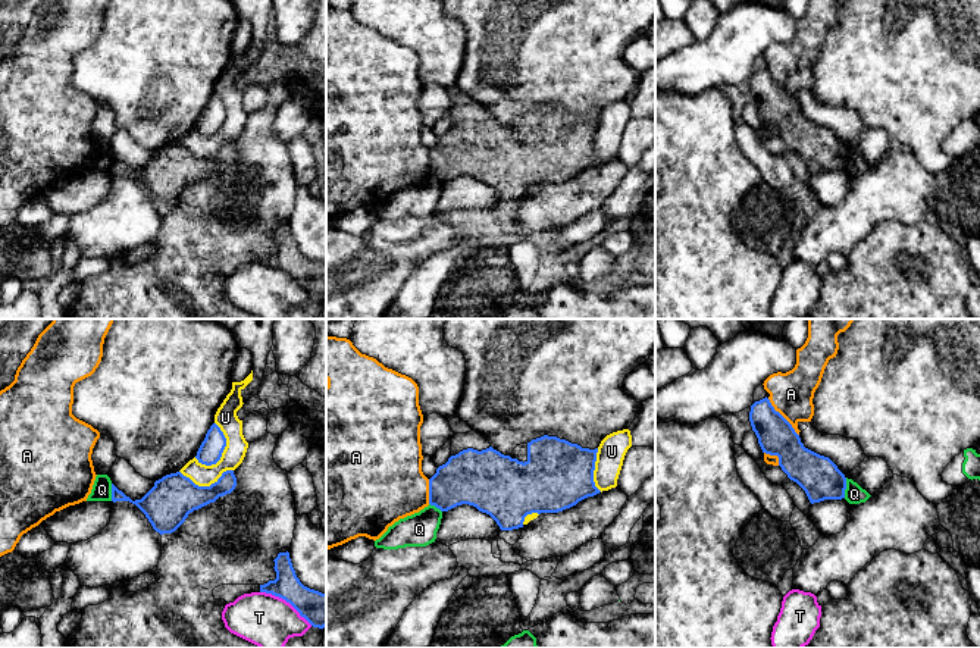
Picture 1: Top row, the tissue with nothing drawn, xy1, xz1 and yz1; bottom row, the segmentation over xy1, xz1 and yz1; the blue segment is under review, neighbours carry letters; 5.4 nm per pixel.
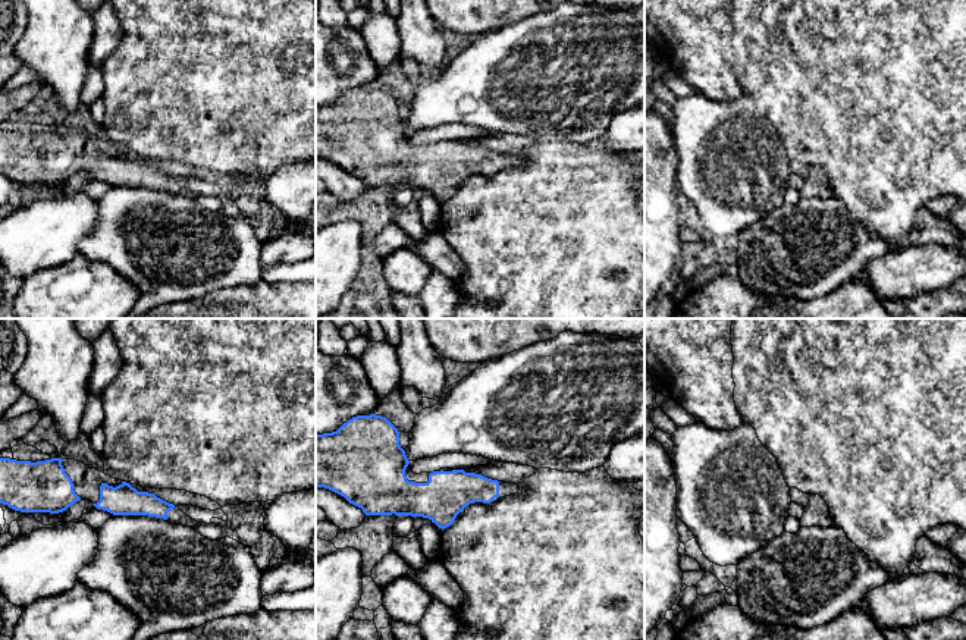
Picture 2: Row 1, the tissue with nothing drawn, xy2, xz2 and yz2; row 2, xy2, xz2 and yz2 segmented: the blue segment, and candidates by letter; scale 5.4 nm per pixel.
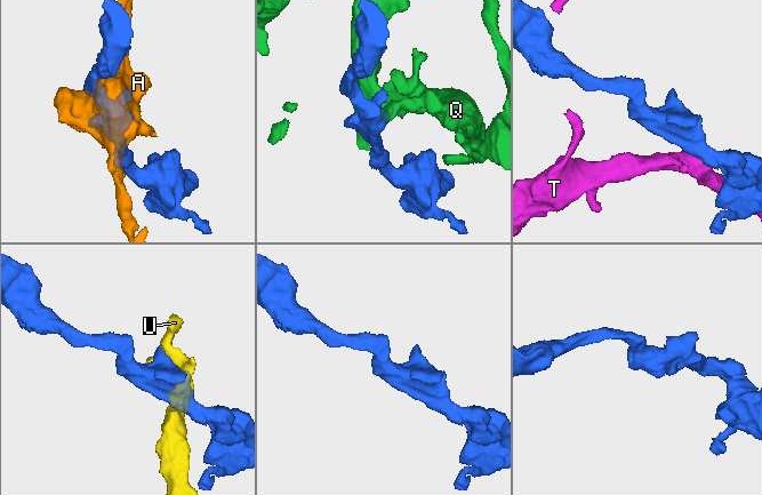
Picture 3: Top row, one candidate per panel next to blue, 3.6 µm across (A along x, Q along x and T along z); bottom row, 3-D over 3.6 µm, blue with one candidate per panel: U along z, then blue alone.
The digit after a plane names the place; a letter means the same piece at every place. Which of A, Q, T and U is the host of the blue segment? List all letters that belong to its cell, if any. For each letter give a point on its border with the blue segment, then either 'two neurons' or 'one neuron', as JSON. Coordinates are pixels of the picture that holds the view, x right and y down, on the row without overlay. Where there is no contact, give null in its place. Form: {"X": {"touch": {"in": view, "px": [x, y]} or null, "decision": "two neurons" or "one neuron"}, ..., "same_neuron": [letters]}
{"A": {"touch": {"in": "yz1", "px": [783, 88]}, "decision": "two neurons"}, "Q": {"touch": {"in": "yz1", "px": [845, 159]}, "decision": "two neurons"}, "T": {"touch": {"in": "xy1", "px": [287, 272]}, "decision": "two neurons"}, "U": {"touch": {"in": "xy1", "px": [225, 116]}, "decision": "two neurons"}, "same_neuron": []}

